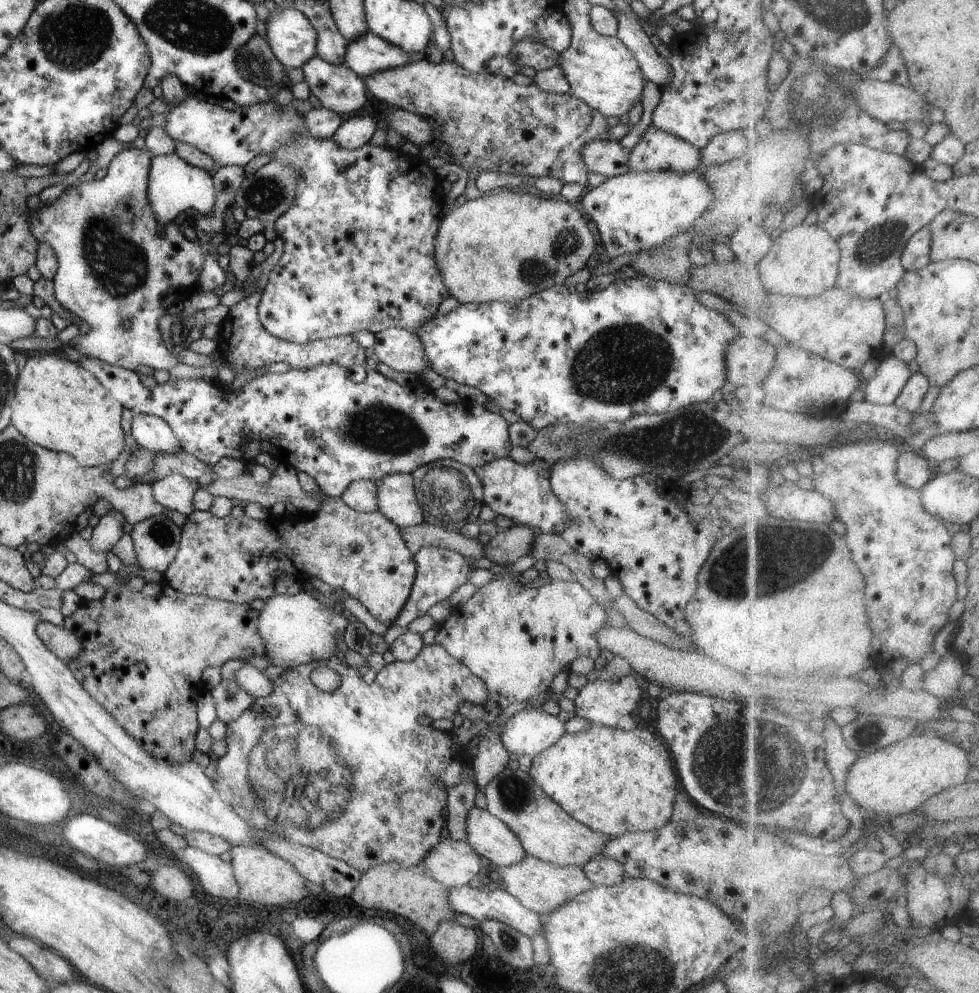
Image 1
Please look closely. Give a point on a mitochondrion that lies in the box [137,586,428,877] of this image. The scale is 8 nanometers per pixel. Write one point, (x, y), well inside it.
(302, 770)

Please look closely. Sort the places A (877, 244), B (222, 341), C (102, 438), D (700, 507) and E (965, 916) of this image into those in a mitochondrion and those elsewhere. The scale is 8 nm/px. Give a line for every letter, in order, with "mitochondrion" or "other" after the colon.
A: mitochondrion
B: other
C: other
D: other
E: other

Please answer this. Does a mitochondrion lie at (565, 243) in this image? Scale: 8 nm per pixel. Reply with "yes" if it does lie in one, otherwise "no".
yes

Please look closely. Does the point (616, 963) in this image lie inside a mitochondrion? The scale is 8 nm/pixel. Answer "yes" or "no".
yes

